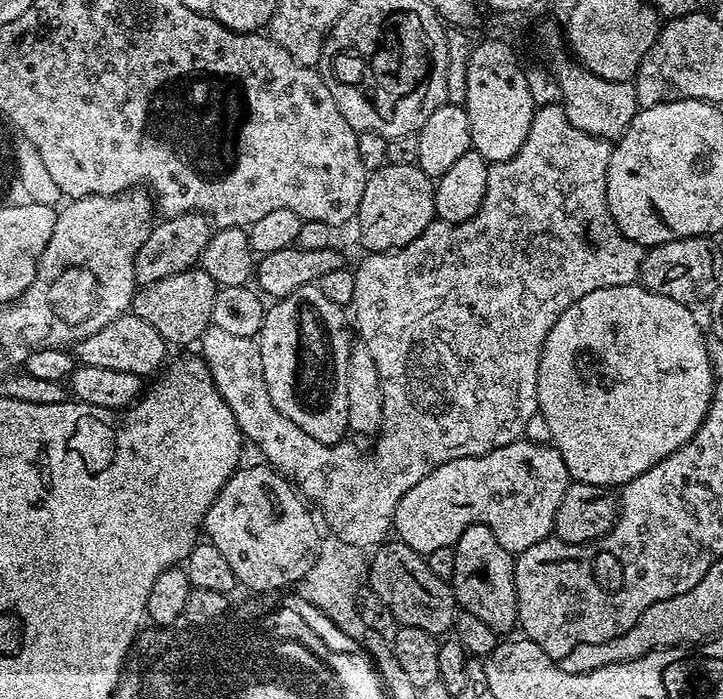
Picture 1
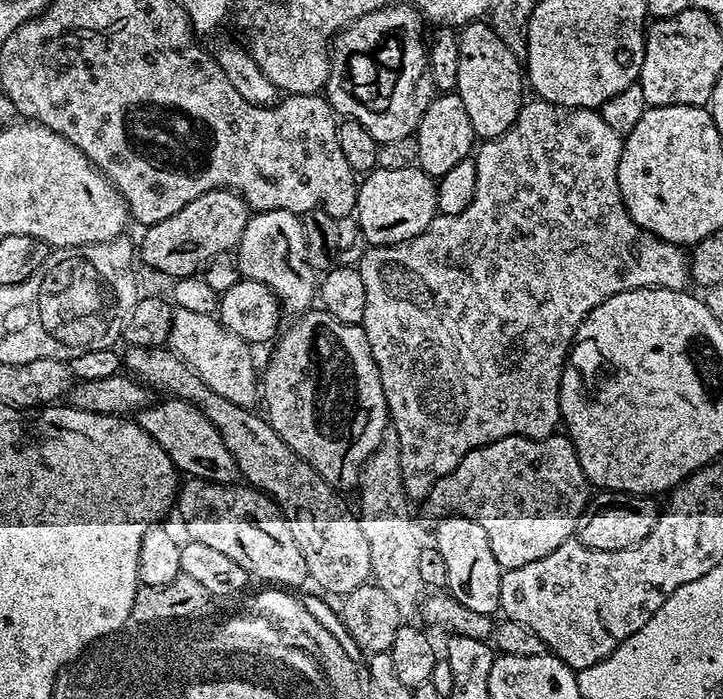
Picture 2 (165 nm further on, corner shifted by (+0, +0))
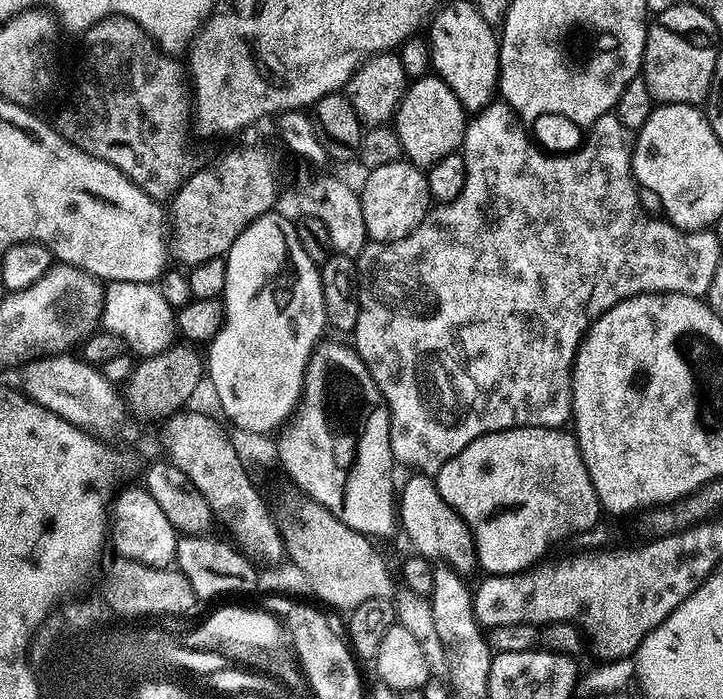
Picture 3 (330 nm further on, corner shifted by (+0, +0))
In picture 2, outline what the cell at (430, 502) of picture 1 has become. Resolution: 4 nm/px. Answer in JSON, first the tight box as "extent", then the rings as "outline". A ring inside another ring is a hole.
{"extent":[426,434,590,570],"outline":[[[553,434],[547,436],[544,440],[532,440],[528,436],[507,436],[501,440],[495,440],[493,444],[470,450],[470,454],[466,454],[462,458],[462,462],[458,462],[458,466],[454,466],[454,470],[450,470],[450,474],[438,478],[438,482],[434,482],[434,486],[428,492],[426,507],[428,507],[428,512],[432,515],[432,518],[465,516],[474,522],[478,522],[478,526],[482,526],[482,530],[486,530],[486,534],[490,538],[490,550],[494,550],[494,558],[498,558],[501,569],[507,570],[518,566],[526,566],[526,562],[538,562],[538,558],[546,558],[546,554],[558,550],[558,546],[562,546],[562,542],[573,539],[576,523],[589,499],[590,485],[588,479],[580,465],[576,448],[567,435]]]}

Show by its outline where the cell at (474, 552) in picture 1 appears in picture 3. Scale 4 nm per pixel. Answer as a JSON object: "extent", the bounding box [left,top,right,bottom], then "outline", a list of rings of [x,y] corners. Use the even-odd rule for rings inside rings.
{"extent":[398,474,477,573],"outline":[[[423,474],[409,475],[404,489],[398,492],[398,524],[404,527],[408,540],[419,555],[427,556],[433,562],[453,568],[458,573],[477,571],[476,543],[464,519],[444,501],[436,489],[436,481]]]}

